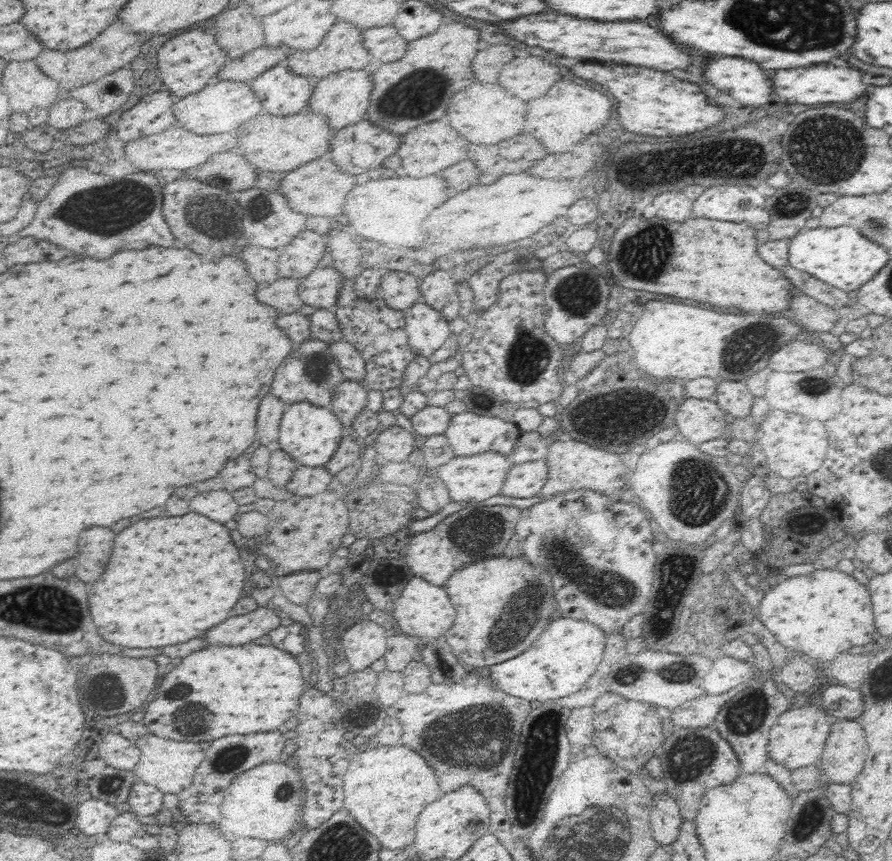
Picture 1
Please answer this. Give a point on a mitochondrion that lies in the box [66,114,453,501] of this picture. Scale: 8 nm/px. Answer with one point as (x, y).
(203, 216)

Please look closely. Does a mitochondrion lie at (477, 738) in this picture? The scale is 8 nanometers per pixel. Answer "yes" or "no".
yes

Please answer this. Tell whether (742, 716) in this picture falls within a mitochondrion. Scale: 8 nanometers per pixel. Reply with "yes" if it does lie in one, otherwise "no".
yes

